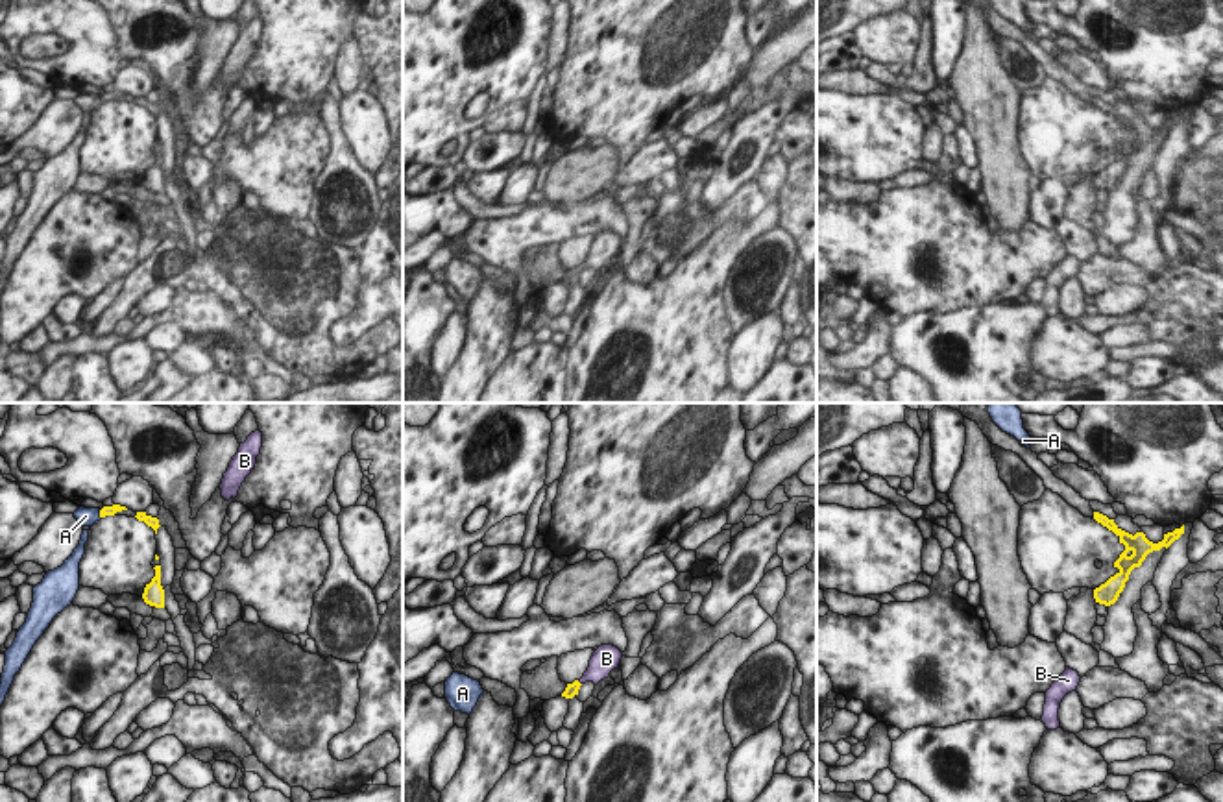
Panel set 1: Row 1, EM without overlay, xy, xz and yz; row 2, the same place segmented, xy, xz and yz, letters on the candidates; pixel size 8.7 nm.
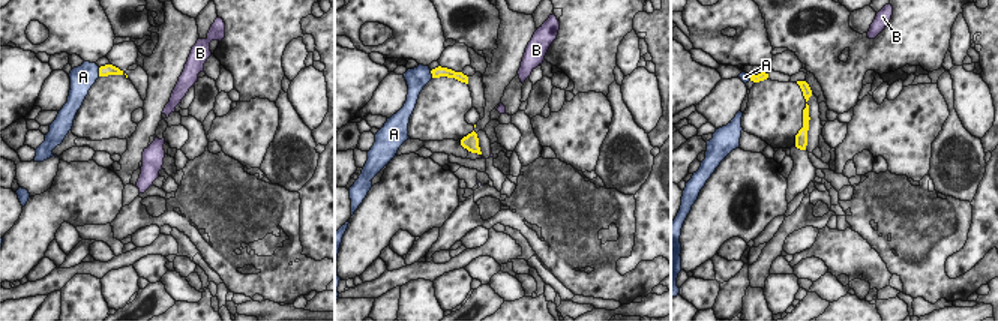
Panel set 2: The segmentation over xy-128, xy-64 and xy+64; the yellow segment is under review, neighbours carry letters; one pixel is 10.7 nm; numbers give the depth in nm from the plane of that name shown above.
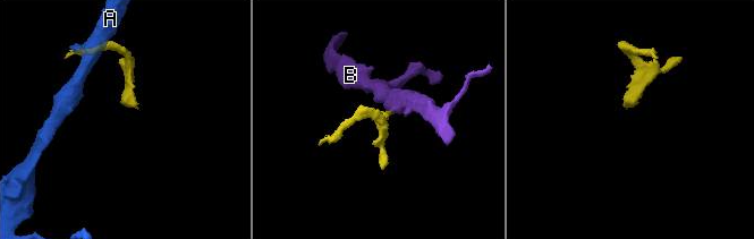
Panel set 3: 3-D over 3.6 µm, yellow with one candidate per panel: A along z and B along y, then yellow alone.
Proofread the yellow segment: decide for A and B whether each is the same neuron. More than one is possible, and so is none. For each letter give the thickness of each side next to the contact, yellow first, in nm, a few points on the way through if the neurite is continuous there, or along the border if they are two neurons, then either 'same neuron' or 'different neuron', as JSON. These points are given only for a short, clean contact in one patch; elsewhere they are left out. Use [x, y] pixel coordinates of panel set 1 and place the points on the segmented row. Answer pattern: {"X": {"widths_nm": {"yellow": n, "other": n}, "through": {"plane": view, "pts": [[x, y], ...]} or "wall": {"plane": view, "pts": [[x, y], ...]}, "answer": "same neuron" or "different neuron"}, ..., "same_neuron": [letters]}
{"A": {"widths_nm": {"yellow": 100, "other": 160}, "answer": "different neuron"}, "B": {"widths_nm": {"yellow": 120, "other": 220}, "through": {"plane": "xz", "pts": [[571, 690], [579, 682], [601, 664]]}, "answer": "same neuron"}, "same_neuron": ["B"]}

